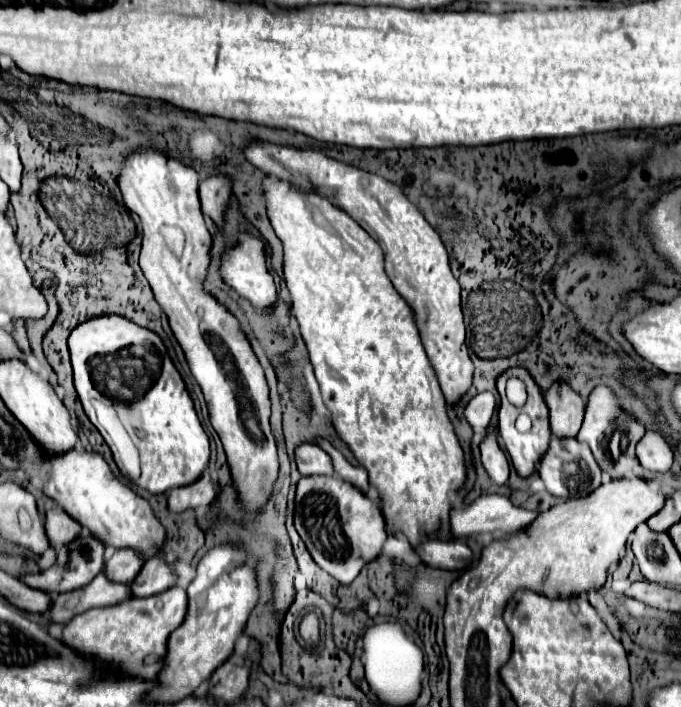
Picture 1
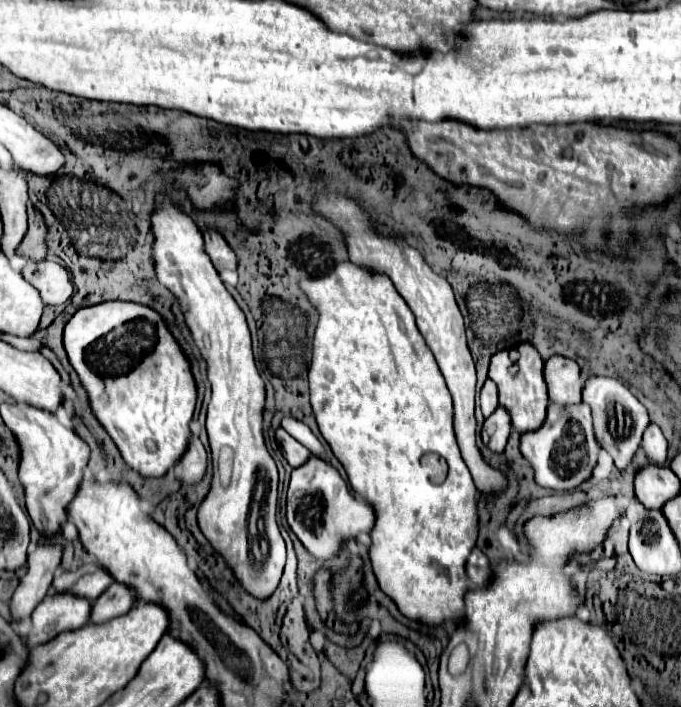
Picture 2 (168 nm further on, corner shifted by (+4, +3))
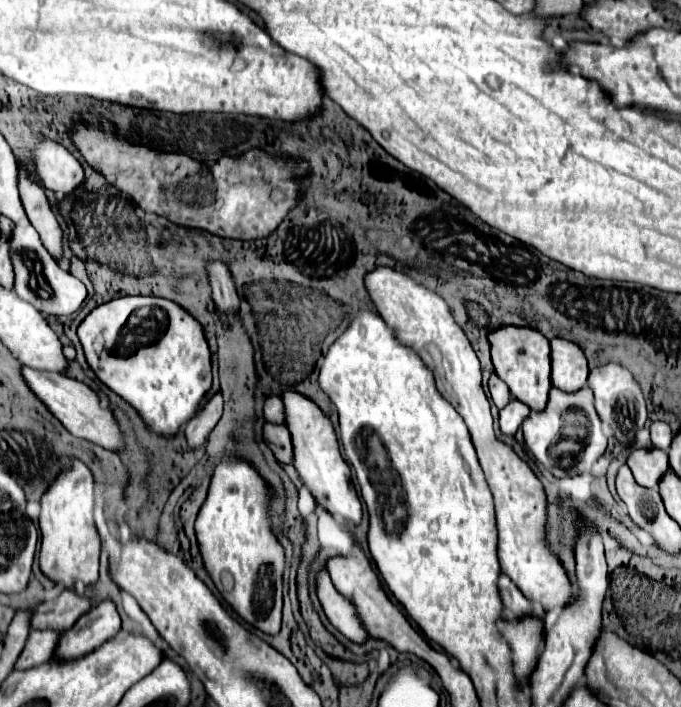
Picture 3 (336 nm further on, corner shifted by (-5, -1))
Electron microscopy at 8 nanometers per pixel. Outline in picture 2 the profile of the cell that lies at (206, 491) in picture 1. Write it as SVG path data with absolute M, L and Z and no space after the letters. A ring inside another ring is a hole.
M192 434L186 452L182 454L182 458L176 462L174 466L174 474L176 478L180 478L184 484L194 484L200 482L206 470L206 462L208 462L208 454L200 442L198 436Z

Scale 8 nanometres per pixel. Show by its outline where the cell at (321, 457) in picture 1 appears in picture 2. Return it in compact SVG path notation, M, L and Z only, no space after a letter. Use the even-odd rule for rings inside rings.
M278 428L278 430L276 430L276 440L278 440L278 444L280 444L282 456L286 458L286 462L288 462L292 468L302 466L302 464L312 456L312 452L310 452L306 446L302 446L298 440L294 440L284 428Z

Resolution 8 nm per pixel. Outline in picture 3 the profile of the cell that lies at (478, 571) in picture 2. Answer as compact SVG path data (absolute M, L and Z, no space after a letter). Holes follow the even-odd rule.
M499 574L497 578L497 586L499 586L499 594L503 600L503 610L505 614L513 614L513 616L525 616L531 612L533 606L529 606L529 600L521 594L521 590L513 584L513 580L507 578L507 574Z

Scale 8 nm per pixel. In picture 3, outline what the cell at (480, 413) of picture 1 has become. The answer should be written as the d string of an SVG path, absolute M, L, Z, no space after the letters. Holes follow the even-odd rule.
M493 374L493 376L489 378L489 392L491 392L491 398L493 398L493 402L495 402L495 406L497 406L499 410L505 408L505 406L511 402L509 388L507 388L507 384L505 384L497 374Z

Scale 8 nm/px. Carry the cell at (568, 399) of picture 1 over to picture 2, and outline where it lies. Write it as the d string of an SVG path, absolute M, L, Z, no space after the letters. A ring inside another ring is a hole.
M554 354L546 360L544 380L548 384L548 396L560 404L578 404L582 382L580 382L580 366L560 354Z

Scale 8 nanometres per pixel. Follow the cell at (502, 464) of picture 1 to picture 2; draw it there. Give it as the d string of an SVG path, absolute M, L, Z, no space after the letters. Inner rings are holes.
M498 406L494 414L488 416L484 422L484 428L482 428L484 444L494 452L504 452L510 428L512 428L512 422L510 422L508 410L504 406Z

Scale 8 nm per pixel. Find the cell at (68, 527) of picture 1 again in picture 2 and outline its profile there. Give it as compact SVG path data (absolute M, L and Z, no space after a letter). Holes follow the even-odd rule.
M46 542L44 546L38 546L28 560L28 572L20 580L12 600L10 600L10 612L12 622L22 622L30 618L34 608L44 600L52 586L54 572L60 566L62 550L60 546Z

